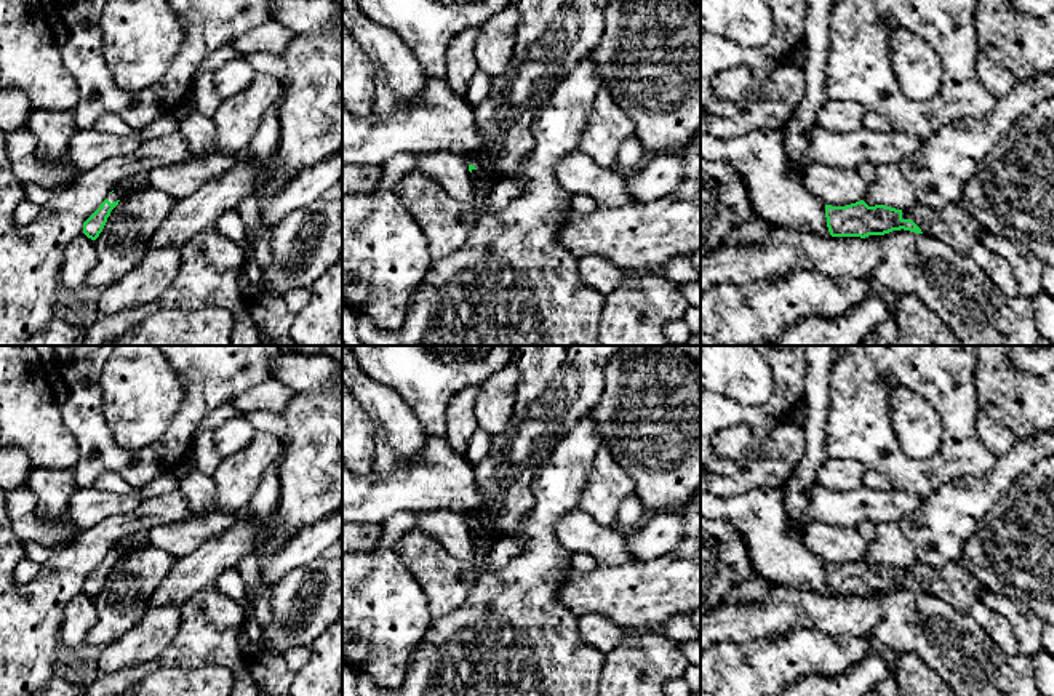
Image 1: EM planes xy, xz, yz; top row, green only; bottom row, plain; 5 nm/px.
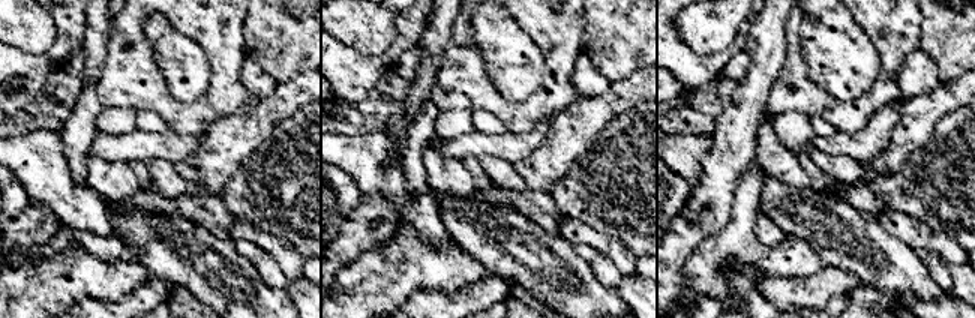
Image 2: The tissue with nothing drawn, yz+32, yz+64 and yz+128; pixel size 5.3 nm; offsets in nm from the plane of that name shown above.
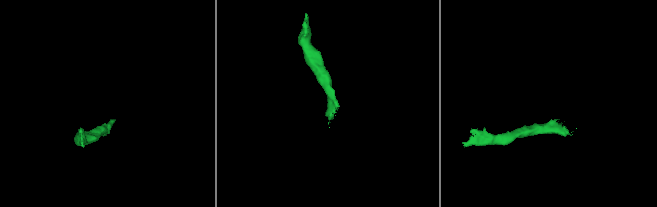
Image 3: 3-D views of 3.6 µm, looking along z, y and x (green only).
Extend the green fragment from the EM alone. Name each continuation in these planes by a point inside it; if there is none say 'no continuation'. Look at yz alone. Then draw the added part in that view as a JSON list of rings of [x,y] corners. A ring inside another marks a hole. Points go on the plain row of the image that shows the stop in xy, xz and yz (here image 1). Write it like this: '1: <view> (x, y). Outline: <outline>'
1: yz (952, 584). Outline: [[[956,562],[942,566],[915,563],[902,570],[902,578],[912,578],[923,592],[961,611],[968,611],[980,597],[980,592],[985,590],[985,587]]]

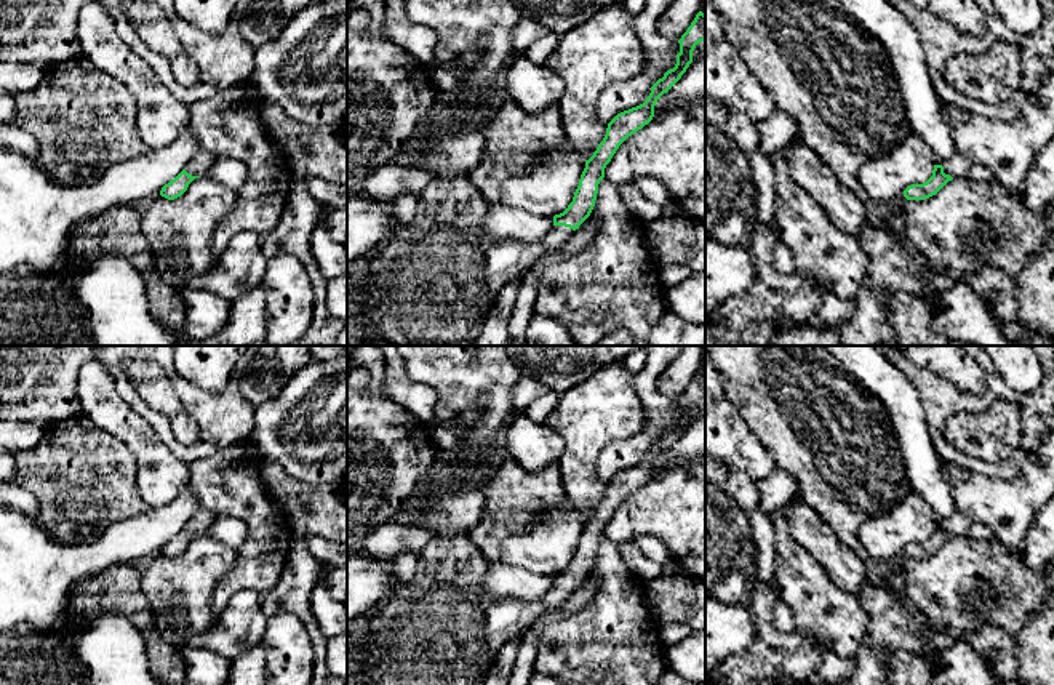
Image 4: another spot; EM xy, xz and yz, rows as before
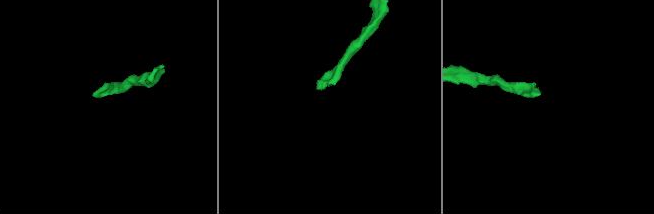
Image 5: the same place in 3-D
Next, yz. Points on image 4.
1: yz (957, 525). Outline: [[[960,512],[952,514],[942,525],[944,531],[950,533],[952,536],[968,536],[968,530],[972,520],[961,515]]]

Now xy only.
1: xy (202, 519). Outline: [[[198,509],[184,527],[192,535],[206,535],[208,528],[214,522],[216,515],[206,509]]]

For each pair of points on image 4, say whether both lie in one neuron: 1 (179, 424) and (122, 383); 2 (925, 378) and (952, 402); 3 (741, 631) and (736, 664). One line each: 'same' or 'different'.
1: different
2: same
3: different

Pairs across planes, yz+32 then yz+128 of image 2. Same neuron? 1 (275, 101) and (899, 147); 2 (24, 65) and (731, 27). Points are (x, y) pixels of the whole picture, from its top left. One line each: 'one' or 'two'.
1: one
2: two

